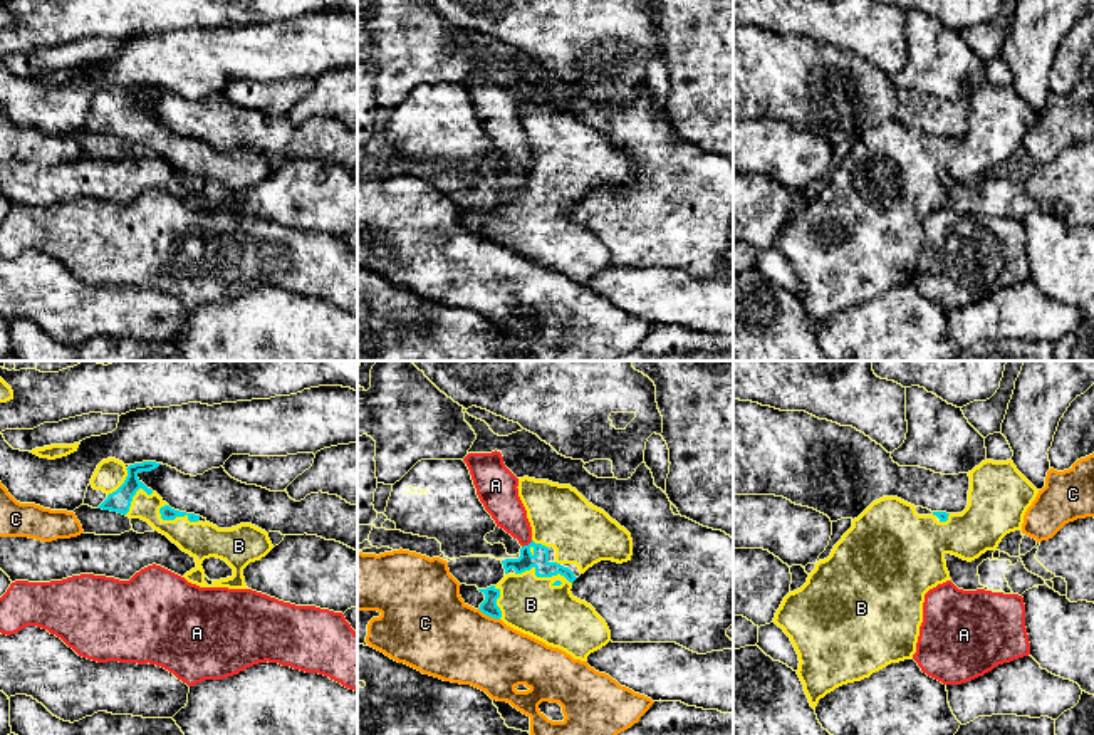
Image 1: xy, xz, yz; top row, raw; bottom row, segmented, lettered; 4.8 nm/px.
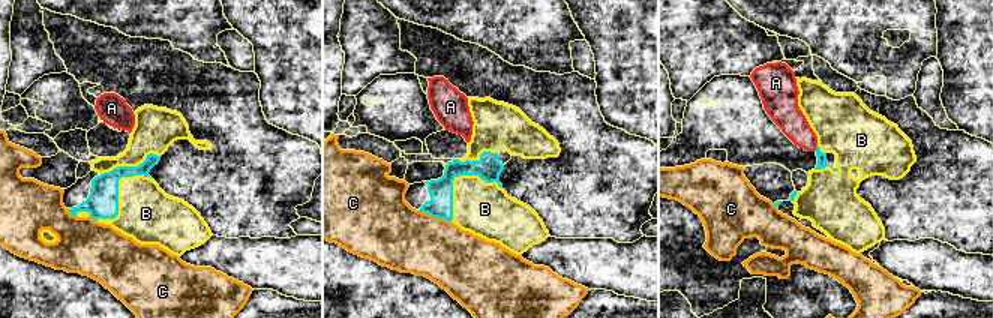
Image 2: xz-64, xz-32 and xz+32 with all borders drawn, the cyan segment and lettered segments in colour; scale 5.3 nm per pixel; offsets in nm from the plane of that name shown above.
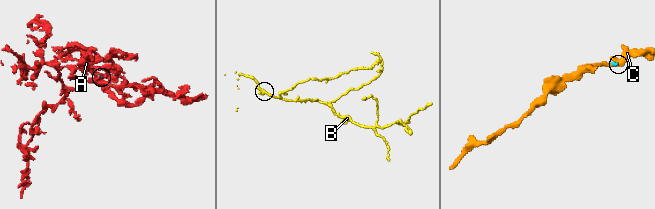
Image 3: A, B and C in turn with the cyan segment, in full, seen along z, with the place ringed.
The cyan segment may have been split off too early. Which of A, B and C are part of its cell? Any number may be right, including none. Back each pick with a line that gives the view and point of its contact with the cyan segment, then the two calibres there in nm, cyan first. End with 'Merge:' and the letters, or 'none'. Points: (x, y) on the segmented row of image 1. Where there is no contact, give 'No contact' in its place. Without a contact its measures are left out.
B: Touches cyan at xz (542, 576). Thickness 80 nm (cyan) against 280 nm
Merge: B

